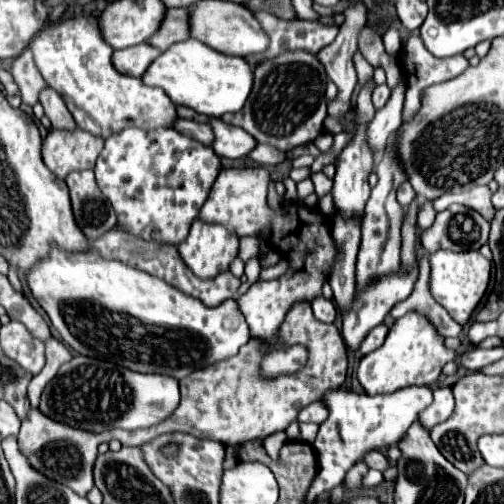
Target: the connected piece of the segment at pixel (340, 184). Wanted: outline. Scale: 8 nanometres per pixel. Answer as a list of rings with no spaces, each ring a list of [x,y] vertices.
[[[365,125],[357,127],[355,139],[341,151],[335,185],[333,185],[333,203],[337,213],[343,219],[363,217],[365,203],[369,199],[367,177],[373,171],[373,153],[365,141]]]

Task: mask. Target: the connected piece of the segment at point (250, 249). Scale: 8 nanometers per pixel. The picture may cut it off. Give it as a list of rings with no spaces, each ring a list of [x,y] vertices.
[[[241,237],[241,247],[239,247],[239,257],[243,261],[255,257],[259,253],[259,241],[257,237]]]

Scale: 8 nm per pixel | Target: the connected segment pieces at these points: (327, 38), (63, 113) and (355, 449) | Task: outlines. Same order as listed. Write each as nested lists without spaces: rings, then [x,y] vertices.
[[[257,11],[255,17],[271,37],[271,45],[263,55],[247,57],[251,65],[257,65],[259,61],[265,59],[273,59],[273,55],[279,55],[283,51],[293,51],[293,49],[307,49],[311,53],[313,51],[319,53],[323,47],[333,43],[339,31],[337,25],[323,25],[319,21],[303,21],[303,19],[281,21],[265,11]]]
[[[45,87],[39,95],[39,103],[45,109],[45,115],[51,119],[53,127],[63,127],[63,129],[75,129],[75,121],[65,107],[61,95],[57,95],[51,87]]]
[[[405,387],[389,395],[365,395],[345,389],[325,391],[321,401],[325,403],[329,417],[325,419],[325,423],[319,425],[319,433],[313,443],[317,451],[319,471],[307,499],[315,501],[319,493],[337,487],[343,481],[345,473],[351,469],[351,465],[361,461],[365,453],[397,443],[417,419],[419,411],[423,411],[431,403],[431,399],[433,395],[429,387]]]

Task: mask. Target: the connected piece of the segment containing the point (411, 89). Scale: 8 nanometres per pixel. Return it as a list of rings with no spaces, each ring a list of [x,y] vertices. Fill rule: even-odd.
[[[415,31],[409,35],[405,47],[401,49],[399,55],[399,65],[403,75],[407,75],[407,101],[403,105],[403,123],[409,123],[409,119],[413,119],[413,115],[417,115],[417,111],[421,109],[421,99],[423,99],[423,91],[431,85],[449,81],[453,77],[459,77],[467,67],[469,61],[463,55],[453,55],[453,57],[445,57],[445,59],[437,59],[435,55],[431,55],[425,45],[421,43],[421,35]]]

